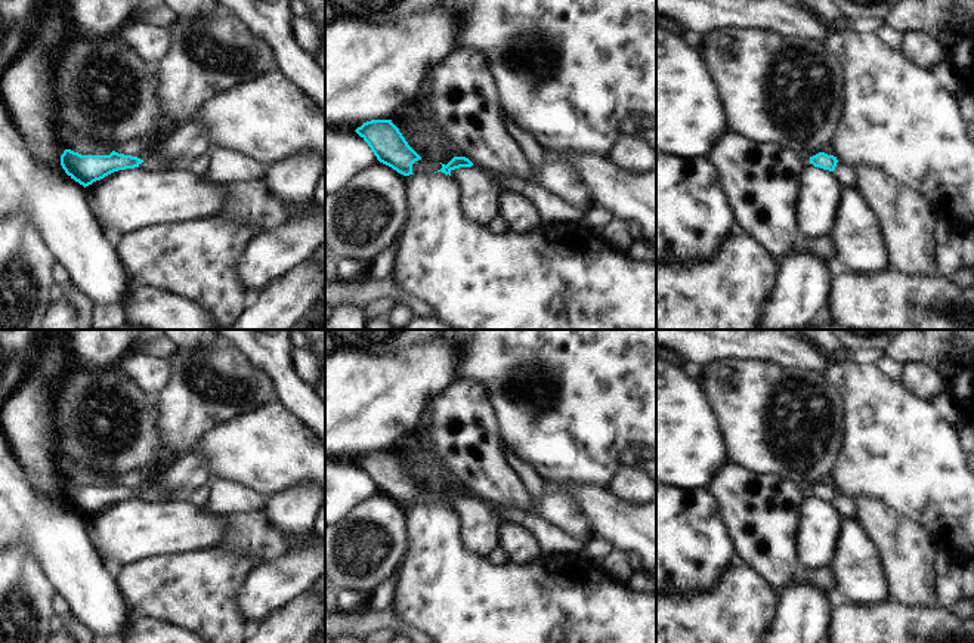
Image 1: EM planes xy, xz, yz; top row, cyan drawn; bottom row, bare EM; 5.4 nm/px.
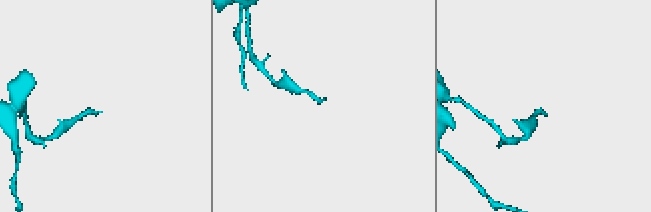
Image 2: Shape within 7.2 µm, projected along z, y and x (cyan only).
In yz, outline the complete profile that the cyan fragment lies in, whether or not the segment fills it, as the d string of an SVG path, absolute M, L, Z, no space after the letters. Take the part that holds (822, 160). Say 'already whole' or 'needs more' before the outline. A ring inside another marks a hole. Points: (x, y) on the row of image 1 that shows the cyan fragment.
already whole; M819 152L810 157L810 164L813 164L814 167L820 167L823 170L829 170L829 171L835 170L837 163L838 163L837 157L828 155L825 152Z

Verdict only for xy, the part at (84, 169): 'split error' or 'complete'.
complete

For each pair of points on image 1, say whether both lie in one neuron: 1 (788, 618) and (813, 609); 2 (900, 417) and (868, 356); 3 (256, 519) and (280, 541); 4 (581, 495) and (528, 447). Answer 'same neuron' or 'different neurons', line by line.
1: same neuron
2: different neurons
3: same neuron
4: different neurons

